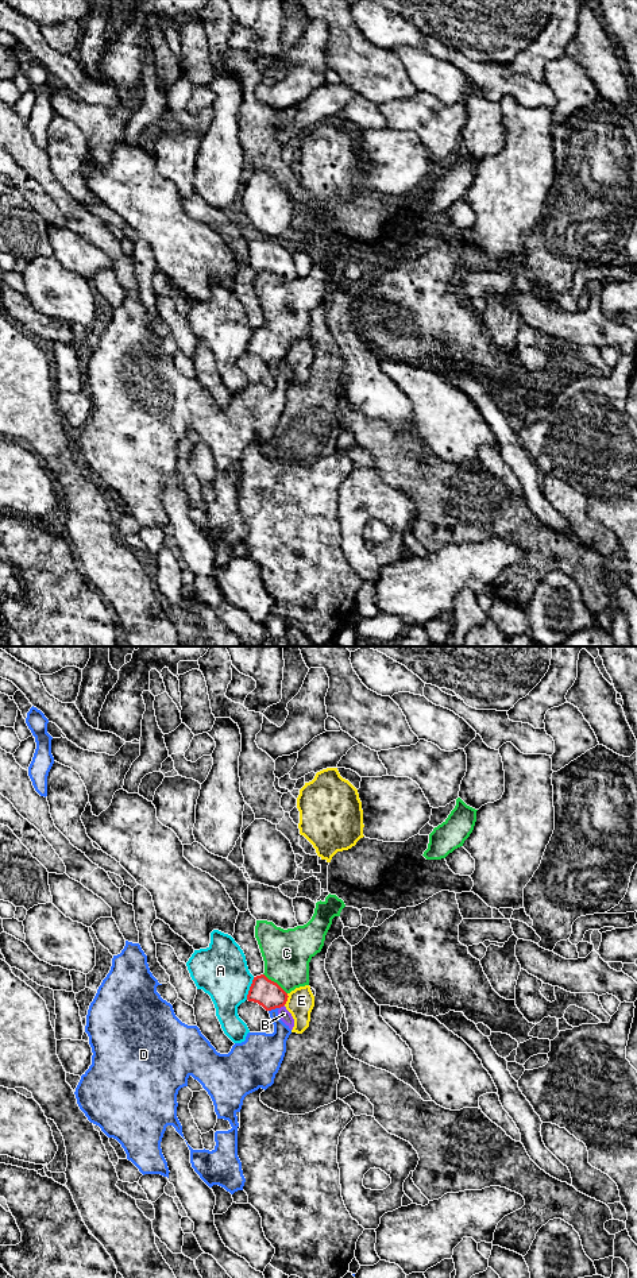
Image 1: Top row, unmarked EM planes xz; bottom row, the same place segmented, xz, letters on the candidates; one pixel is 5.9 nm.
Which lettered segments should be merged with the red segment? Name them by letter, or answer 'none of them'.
C

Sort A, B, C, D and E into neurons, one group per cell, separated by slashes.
A / B / C / D / E

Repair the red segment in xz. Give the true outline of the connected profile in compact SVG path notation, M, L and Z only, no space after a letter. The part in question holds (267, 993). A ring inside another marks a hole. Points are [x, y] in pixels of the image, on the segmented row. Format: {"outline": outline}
{"outline": "M336 895L317 901L312 919L294 928L283 930L273 922L256 920L258 941L265 973L254 977L247 1000L266 1011L281 1008L296 988L309 985L309 962L321 951L335 916L345 907Z"}

